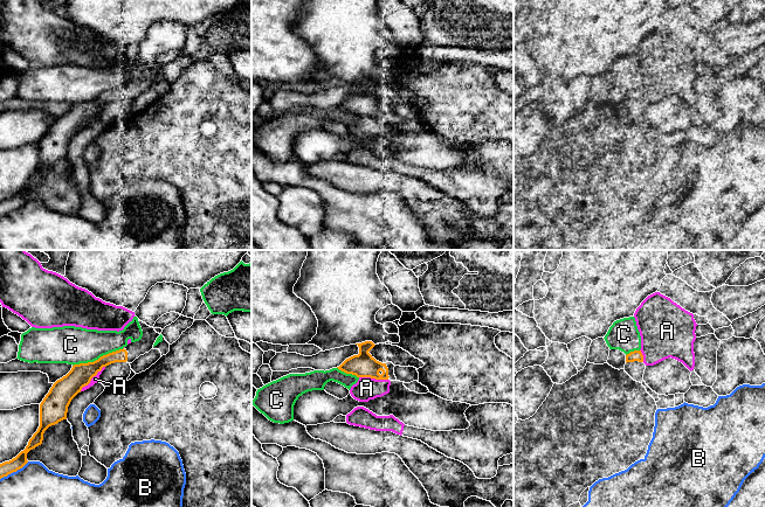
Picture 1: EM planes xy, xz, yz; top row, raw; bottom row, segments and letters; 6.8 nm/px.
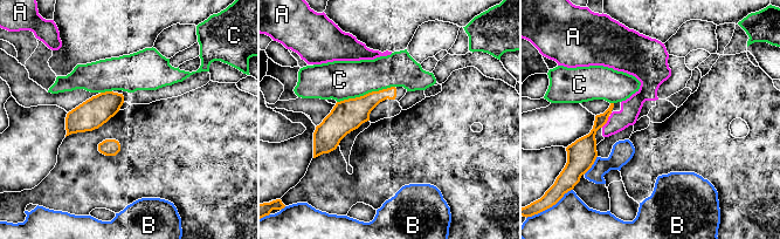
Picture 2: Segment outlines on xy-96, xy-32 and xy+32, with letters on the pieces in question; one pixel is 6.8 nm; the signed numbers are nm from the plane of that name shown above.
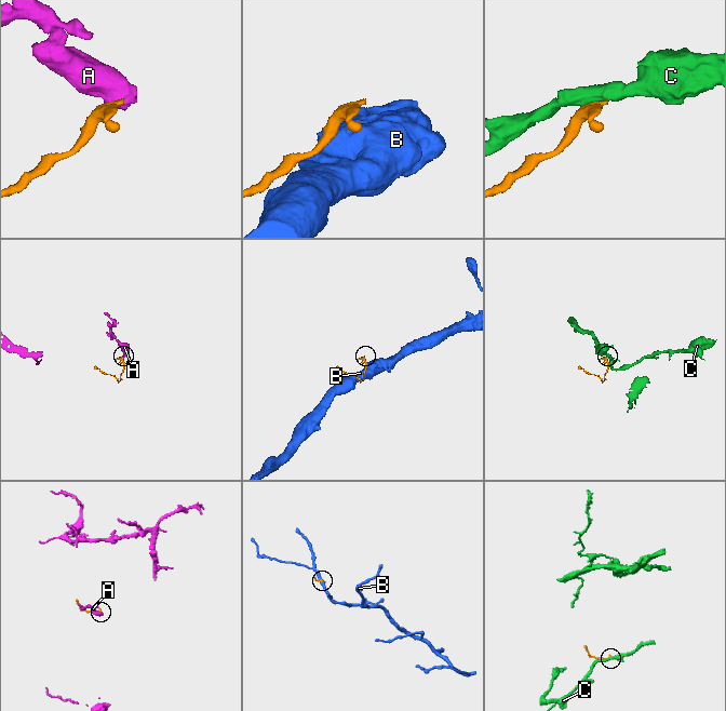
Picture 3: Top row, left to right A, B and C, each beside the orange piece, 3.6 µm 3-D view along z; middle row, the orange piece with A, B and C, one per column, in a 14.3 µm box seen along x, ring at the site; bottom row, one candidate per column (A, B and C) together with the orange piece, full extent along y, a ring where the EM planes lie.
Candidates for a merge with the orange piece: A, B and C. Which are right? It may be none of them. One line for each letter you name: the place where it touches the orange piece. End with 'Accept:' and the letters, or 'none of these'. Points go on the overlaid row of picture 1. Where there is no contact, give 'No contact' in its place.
Accept: none of these

